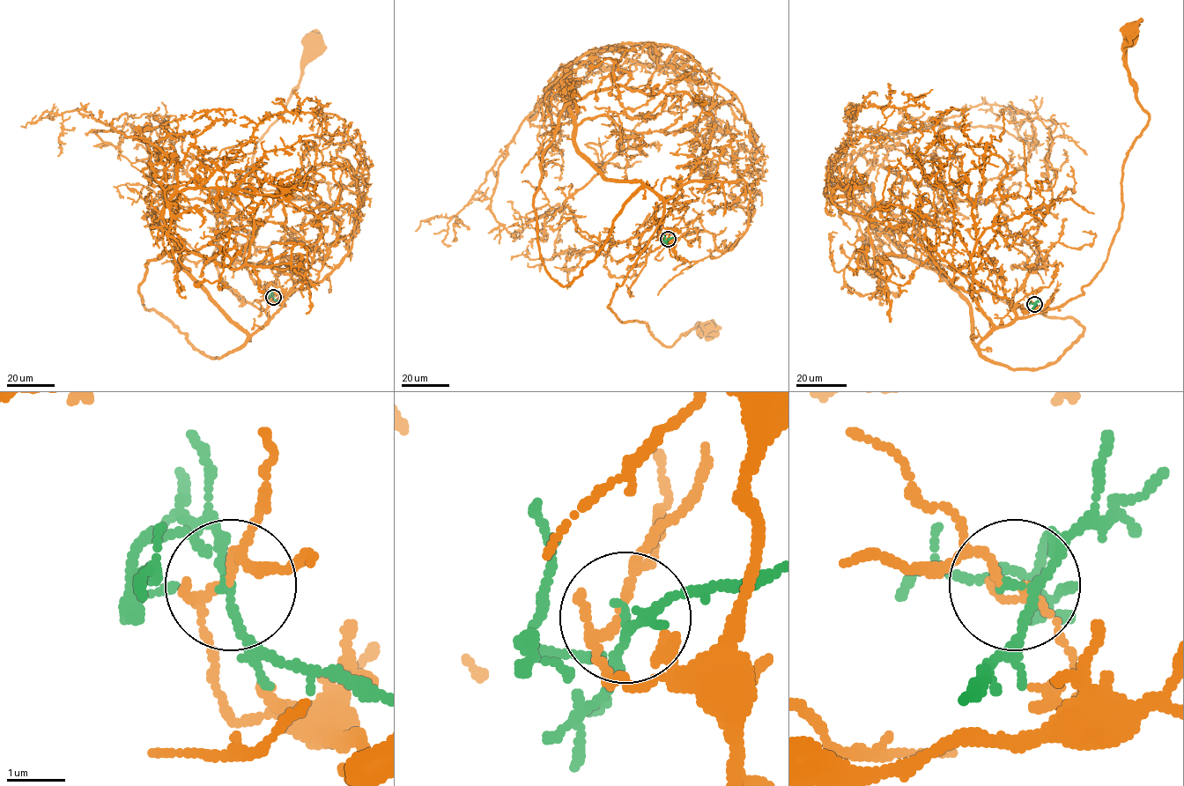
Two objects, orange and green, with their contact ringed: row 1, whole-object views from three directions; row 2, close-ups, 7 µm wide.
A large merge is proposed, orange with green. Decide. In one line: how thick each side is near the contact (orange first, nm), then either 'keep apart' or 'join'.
120 nm thick on the orange side, 130 nm on the other; join

